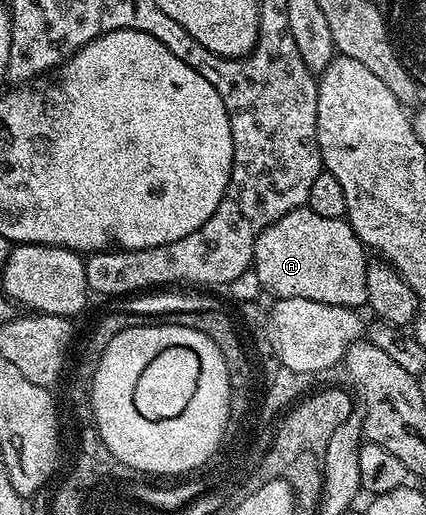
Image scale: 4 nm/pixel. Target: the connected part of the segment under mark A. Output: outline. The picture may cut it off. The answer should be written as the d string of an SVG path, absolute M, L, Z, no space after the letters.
M304 205L295 211L285 213L285 217L273 221L273 225L269 225L259 234L255 246L253 270L261 281L263 291L271 294L275 299L305 297L305 301L359 309L367 301L365 277L369 255L366 254L368 255L368 252L346 218L320 217Z

